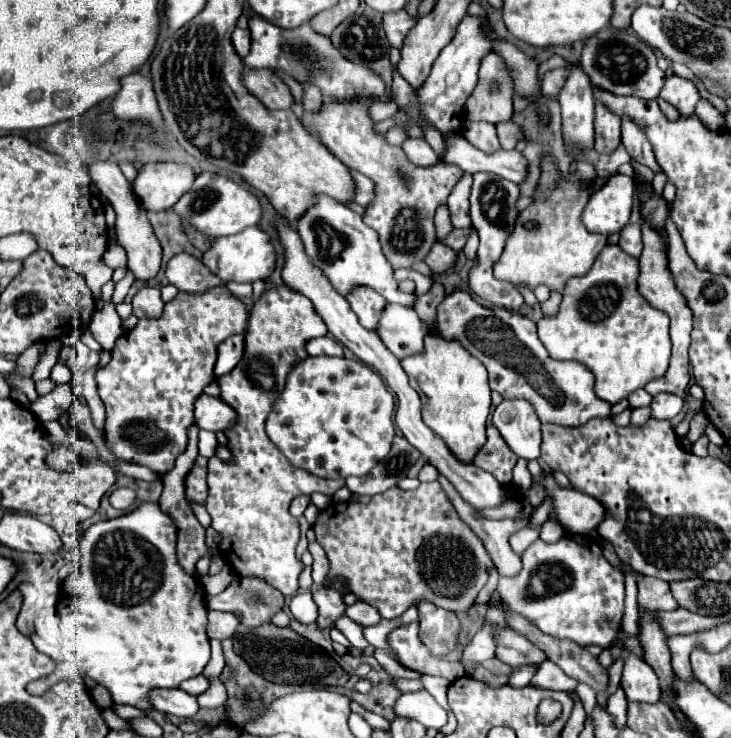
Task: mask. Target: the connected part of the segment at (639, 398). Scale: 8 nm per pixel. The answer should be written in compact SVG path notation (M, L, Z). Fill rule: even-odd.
M640 389L640 391L634 391L630 397L628 397L628 403L630 403L630 409L636 409L636 407L648 407L650 405L650 395Z

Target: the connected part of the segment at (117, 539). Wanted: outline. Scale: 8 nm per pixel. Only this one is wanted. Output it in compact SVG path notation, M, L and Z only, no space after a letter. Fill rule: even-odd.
M142 503L128 515L92 525L80 543L80 567L66 583L70 595L68 639L60 645L82 663L82 673L104 685L112 701L150 711L148 693L152 689L174 689L184 679L202 673L210 659L206 639L206 603L204 591L190 575L182 571L174 555L174 523L158 511L156 503Z

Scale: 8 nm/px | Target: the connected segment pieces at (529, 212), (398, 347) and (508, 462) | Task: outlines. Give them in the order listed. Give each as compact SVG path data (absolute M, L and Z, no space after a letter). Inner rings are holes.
M544 159L540 189L534 195L534 203L520 213L518 227L514 227L510 239L506 241L502 259L494 265L494 275L498 279L506 279L516 287L528 285L530 289L544 283L548 289L562 293L566 279L584 275L592 267L598 253L606 247L606 235L590 235L586 227L582 227L582 207L586 207L586 199L590 197L590 191L584 189L586 185L588 183L584 181L562 179L552 159ZM530 219L538 225L536 229L524 227Z
M392 303L386 305L386 315L382 315L378 335L400 361L424 351L426 331L416 311L408 311L408 307L398 307Z
M488 425L486 433L488 433L488 441L482 447L482 451L474 457L474 463L476 467L492 473L504 487L508 487L508 495L510 499L514 499L510 483L512 483L512 469L518 461L518 455L510 451L510 447L506 445L506 441L502 439L502 435L494 425Z

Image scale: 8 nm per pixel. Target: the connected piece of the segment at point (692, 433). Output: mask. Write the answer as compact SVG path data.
M696 413L694 415L694 419L690 421L690 431L688 431L688 439L694 443L694 441L698 441L700 439L700 435L704 433L704 429L706 429L706 425L708 425L708 417L704 415L704 413Z

